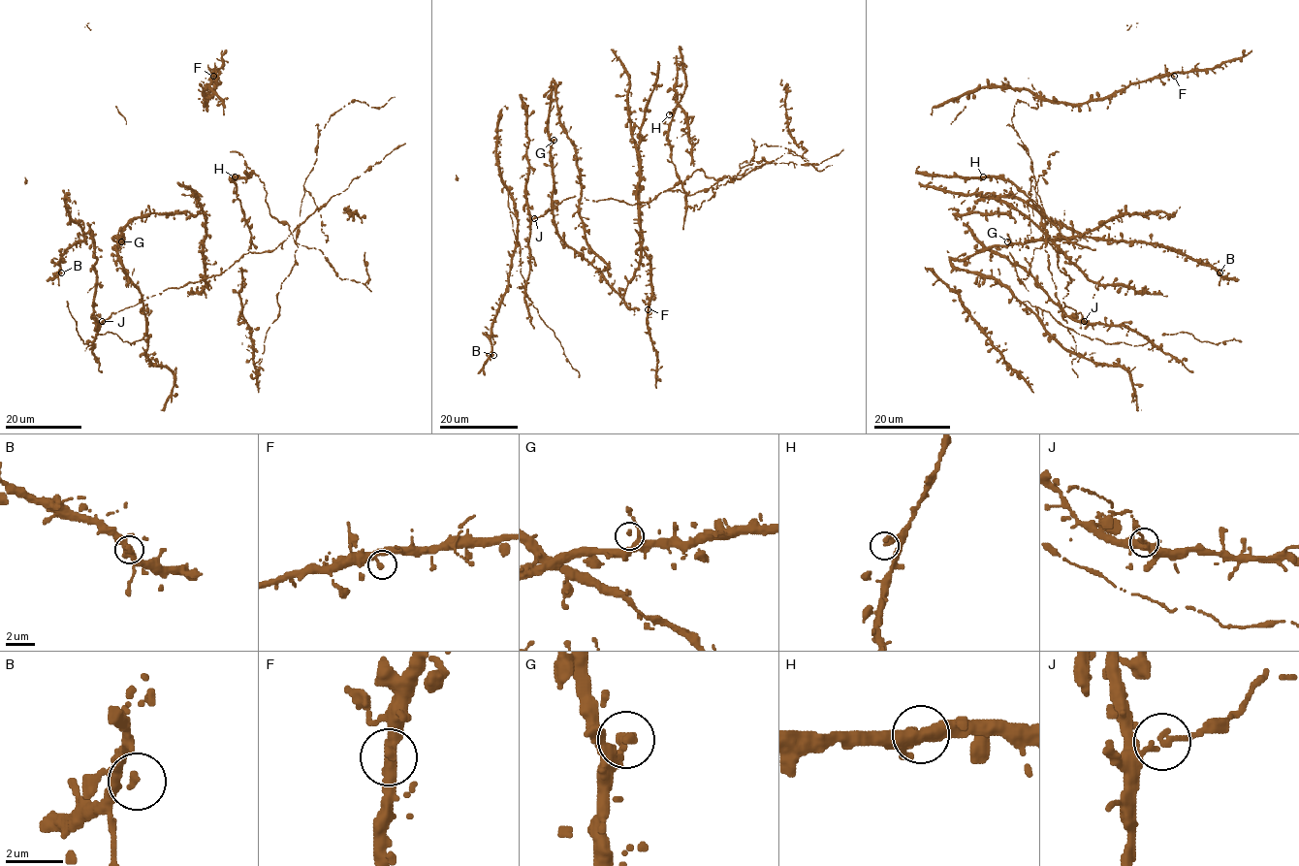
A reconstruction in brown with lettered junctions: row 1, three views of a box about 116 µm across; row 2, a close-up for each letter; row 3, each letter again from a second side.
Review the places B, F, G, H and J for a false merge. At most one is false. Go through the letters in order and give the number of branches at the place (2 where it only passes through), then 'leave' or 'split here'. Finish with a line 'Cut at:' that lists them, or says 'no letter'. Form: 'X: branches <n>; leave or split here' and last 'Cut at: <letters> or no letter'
B: branches 2; leave
F: branches 2; leave
G: branches 2; leave
H: branches 2; leave
J: branches 2; split here
Cut at: J

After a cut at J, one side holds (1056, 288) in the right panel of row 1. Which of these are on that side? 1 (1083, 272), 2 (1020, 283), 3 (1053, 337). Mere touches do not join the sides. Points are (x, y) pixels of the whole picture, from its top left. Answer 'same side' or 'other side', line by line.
1: other side
2: same side
3: other side

